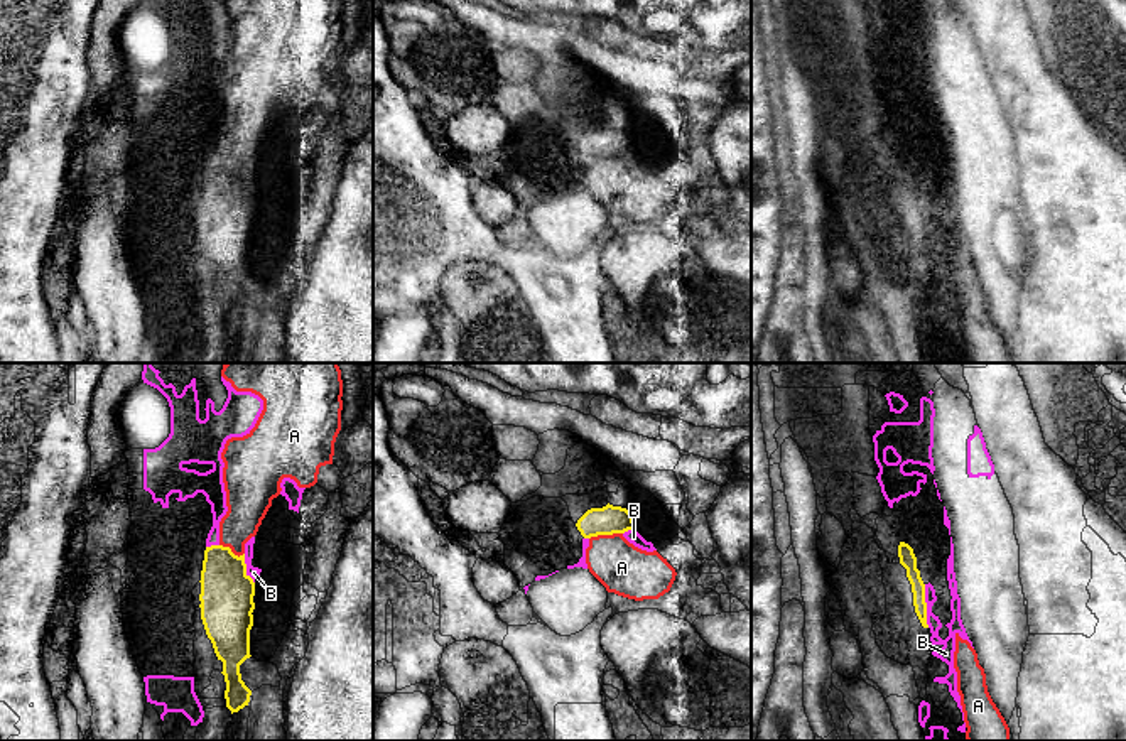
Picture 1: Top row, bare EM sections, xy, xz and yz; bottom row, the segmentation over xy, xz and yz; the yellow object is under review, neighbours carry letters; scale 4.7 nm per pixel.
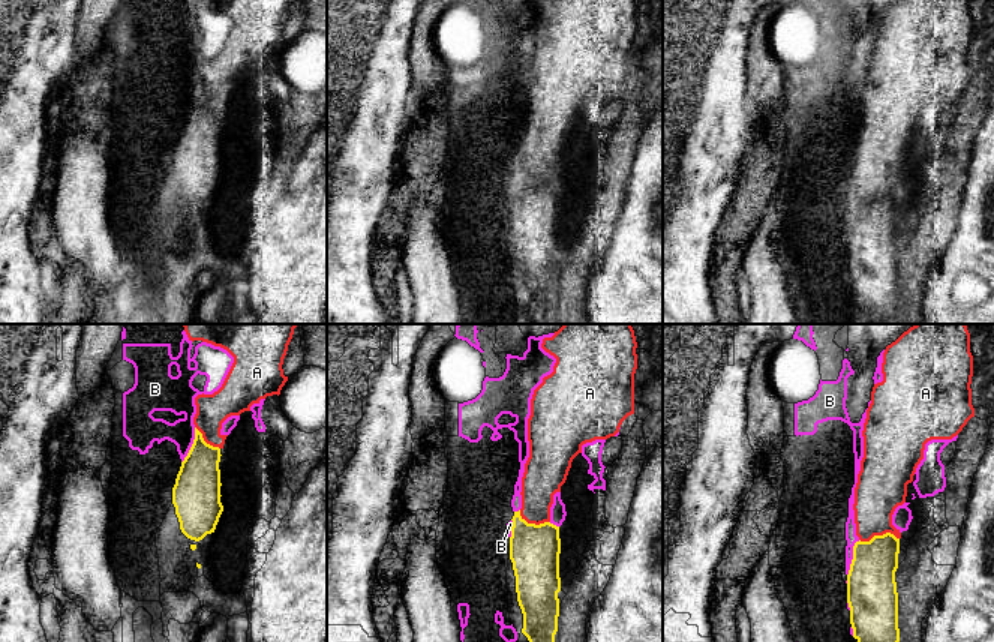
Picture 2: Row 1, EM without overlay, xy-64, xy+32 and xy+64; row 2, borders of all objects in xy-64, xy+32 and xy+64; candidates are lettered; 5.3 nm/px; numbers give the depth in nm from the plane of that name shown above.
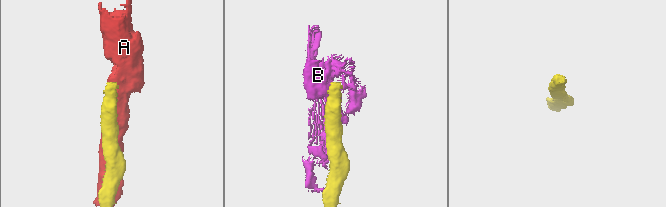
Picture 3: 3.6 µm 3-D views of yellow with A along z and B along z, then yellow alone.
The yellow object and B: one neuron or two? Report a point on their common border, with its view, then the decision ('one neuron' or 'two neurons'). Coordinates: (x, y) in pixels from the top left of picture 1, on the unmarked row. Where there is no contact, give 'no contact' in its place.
yz (925, 228) | two neurons

